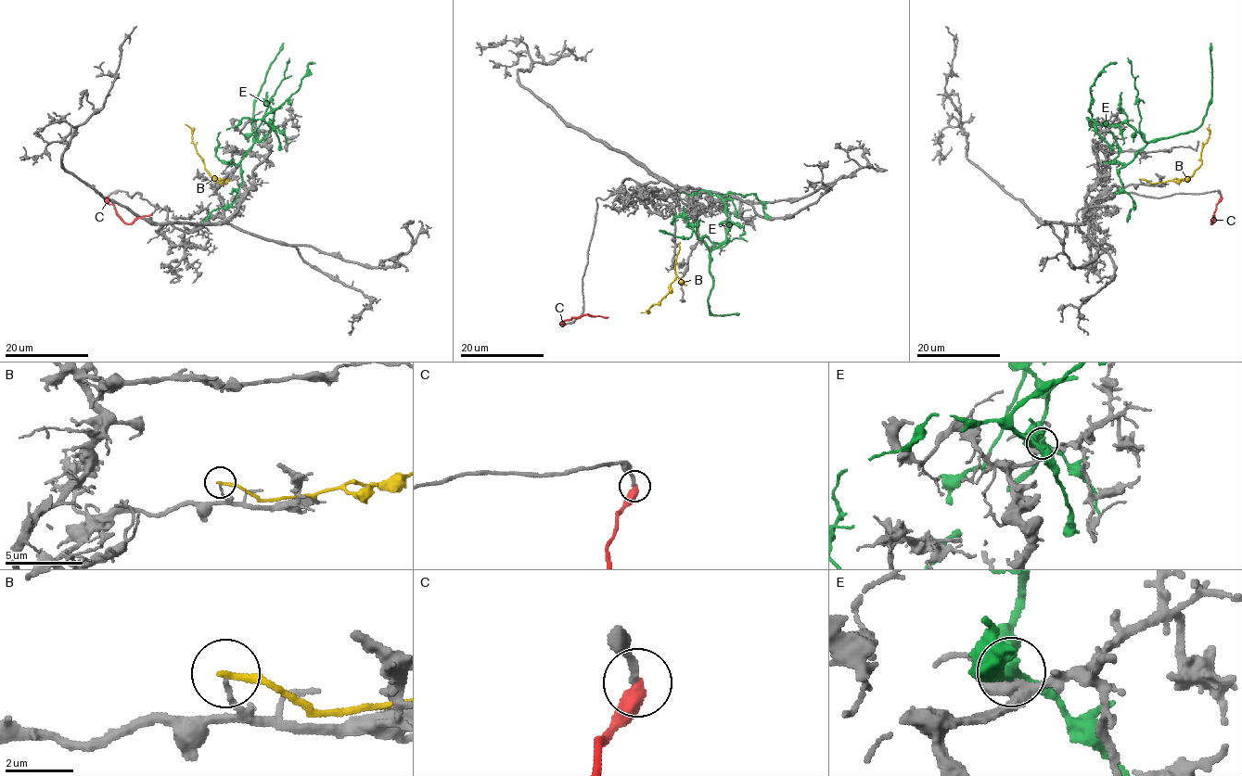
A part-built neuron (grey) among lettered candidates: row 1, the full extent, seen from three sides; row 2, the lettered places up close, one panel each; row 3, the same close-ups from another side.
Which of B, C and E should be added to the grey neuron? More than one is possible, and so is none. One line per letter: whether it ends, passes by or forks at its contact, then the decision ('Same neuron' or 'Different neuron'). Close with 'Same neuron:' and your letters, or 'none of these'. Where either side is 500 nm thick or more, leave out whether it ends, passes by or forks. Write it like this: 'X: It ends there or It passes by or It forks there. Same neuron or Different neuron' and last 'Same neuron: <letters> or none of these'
B: It ends there. Different neuron
C: Different neuron
E: It forks there. Different neuron
Same neuron: none of these

